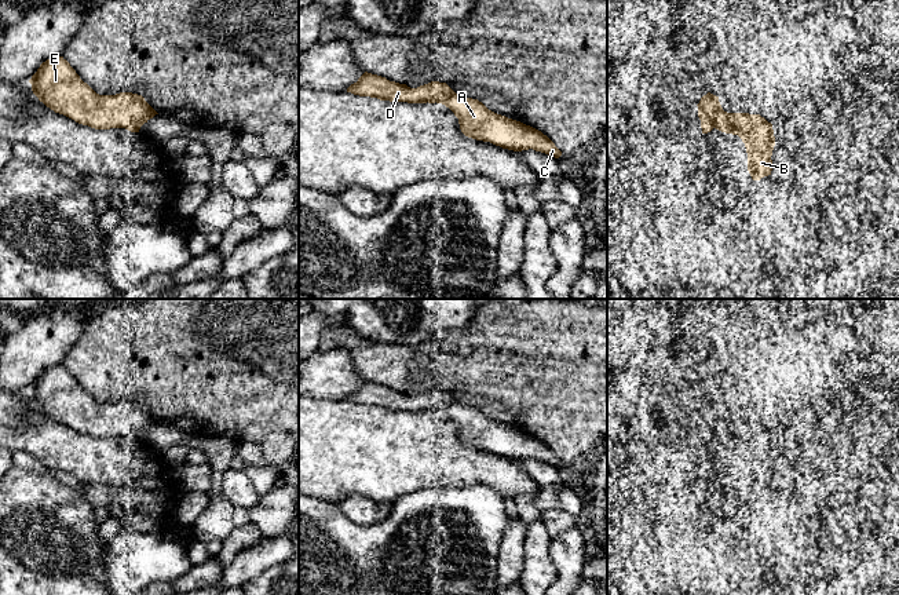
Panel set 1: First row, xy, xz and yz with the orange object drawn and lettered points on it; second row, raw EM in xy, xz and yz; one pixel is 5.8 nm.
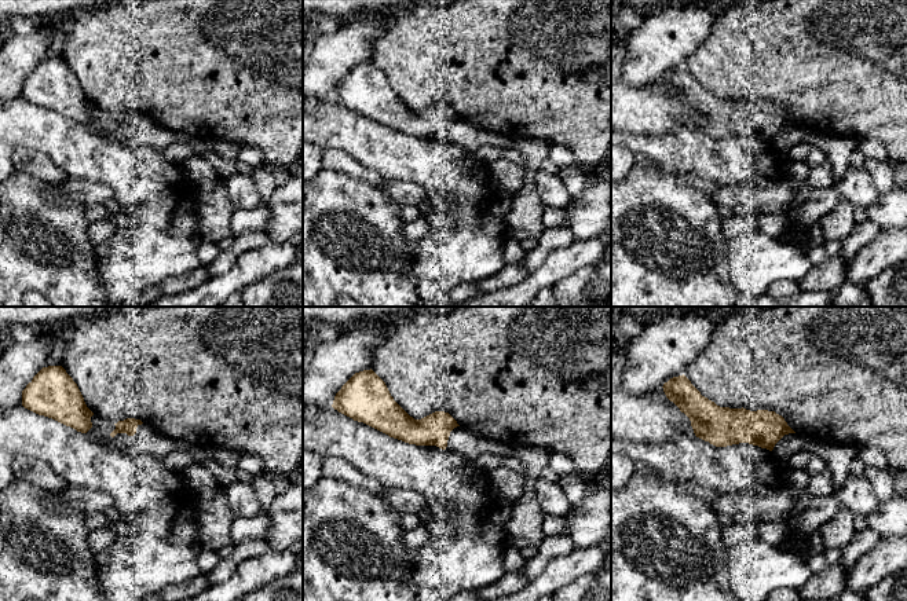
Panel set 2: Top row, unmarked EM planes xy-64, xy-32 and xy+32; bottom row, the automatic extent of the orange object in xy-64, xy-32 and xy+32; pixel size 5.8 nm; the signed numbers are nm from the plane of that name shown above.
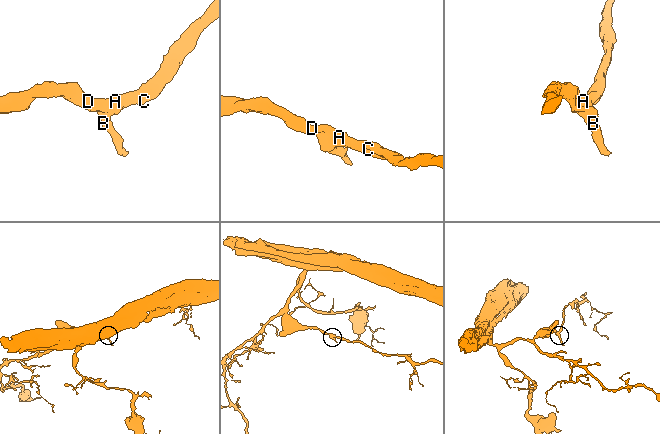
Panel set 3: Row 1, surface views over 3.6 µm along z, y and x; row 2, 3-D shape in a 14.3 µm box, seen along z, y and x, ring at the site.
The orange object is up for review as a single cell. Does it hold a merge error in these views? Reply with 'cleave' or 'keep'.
keep

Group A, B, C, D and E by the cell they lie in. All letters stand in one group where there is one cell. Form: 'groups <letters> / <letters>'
groups A B C D E

